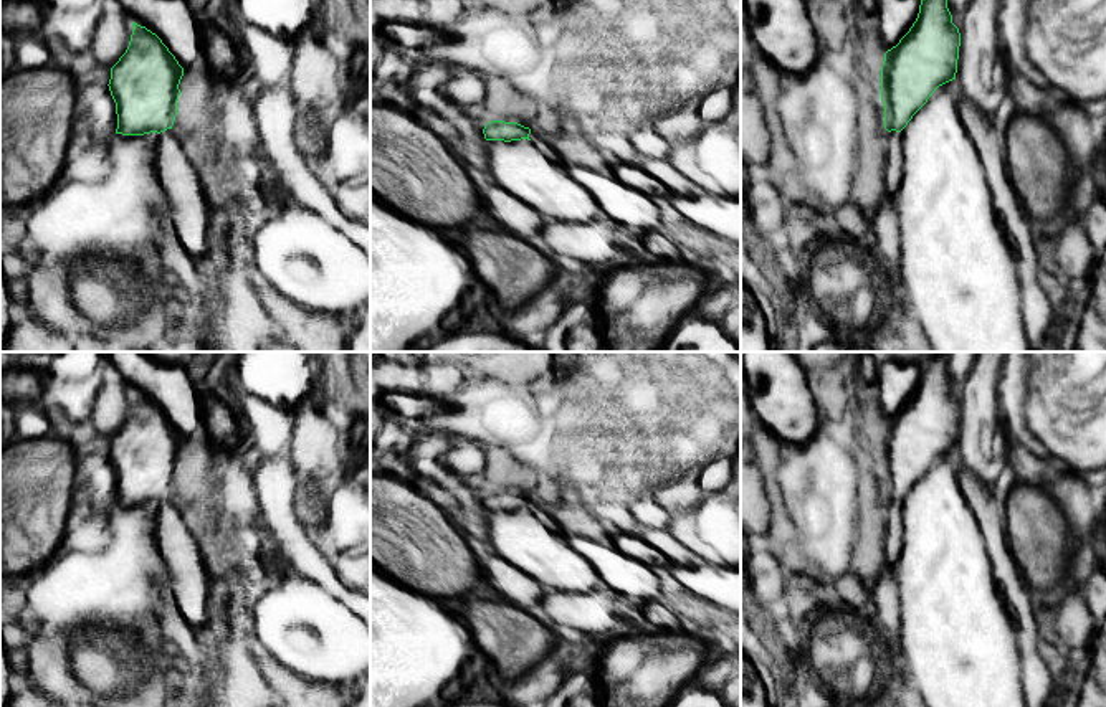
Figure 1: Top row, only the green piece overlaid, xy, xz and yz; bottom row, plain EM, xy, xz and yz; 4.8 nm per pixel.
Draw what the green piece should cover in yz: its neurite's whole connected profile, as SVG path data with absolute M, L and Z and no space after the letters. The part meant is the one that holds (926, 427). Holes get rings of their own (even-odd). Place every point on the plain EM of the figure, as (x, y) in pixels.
M937 352L909 401L884 423L881 436L881 472L888 522L886 563L894 570L903 547L903 504L913 486L932 463L956 449L961 403L947 378L946 352Z

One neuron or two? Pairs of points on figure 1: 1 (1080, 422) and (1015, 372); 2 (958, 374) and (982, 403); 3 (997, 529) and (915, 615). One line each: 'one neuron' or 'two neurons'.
1: one neuron
2: two neurons
3: two neurons

